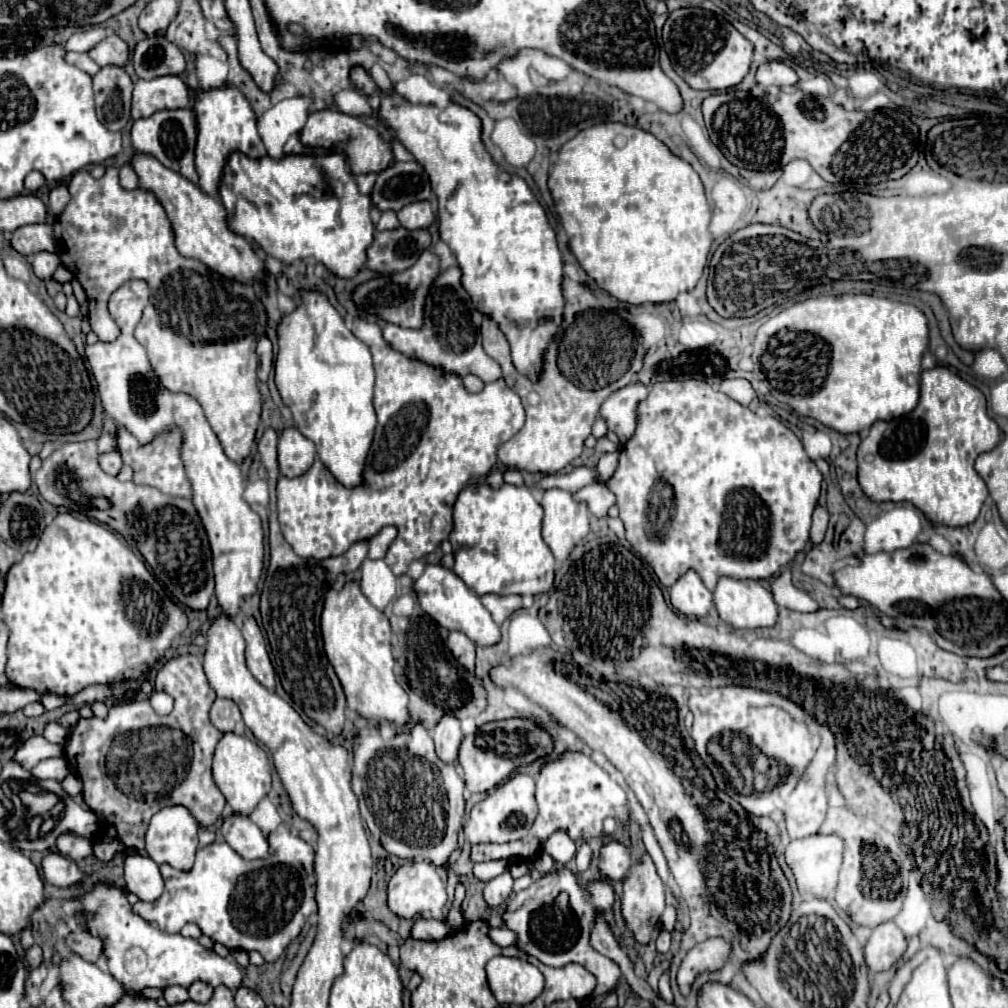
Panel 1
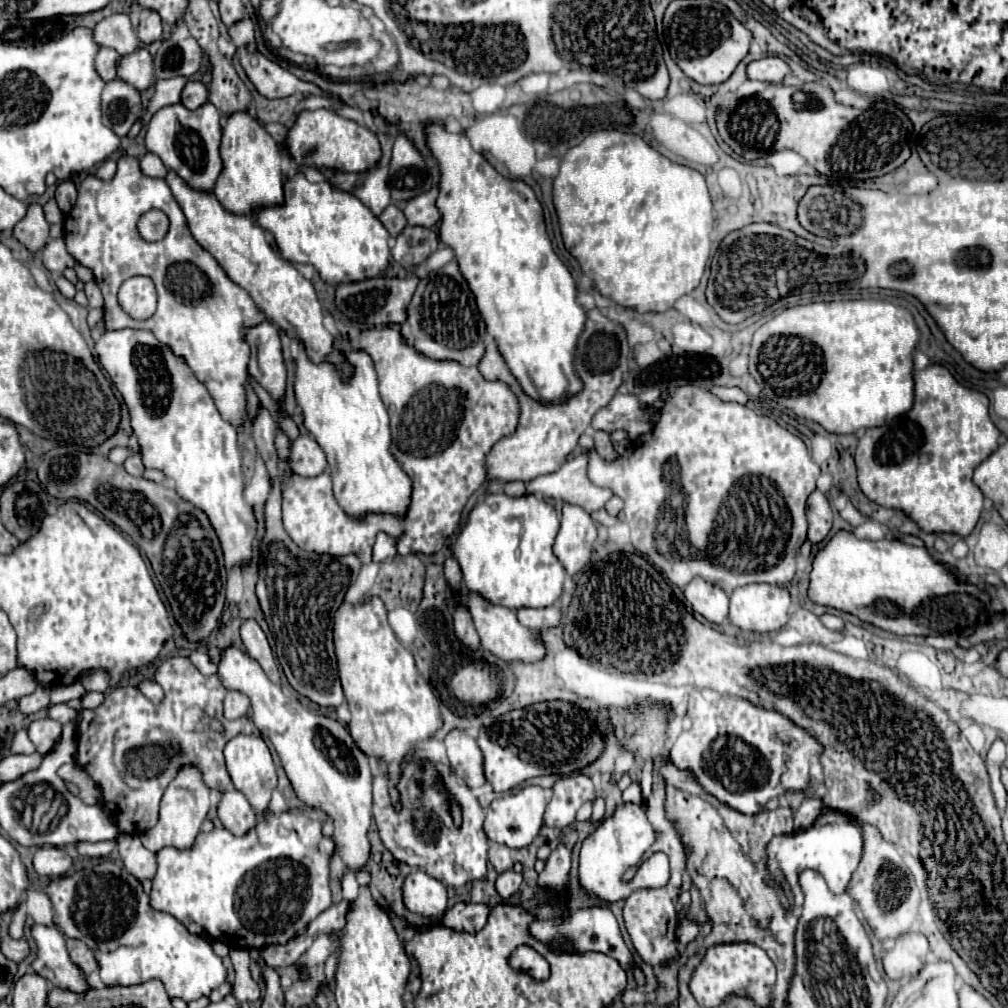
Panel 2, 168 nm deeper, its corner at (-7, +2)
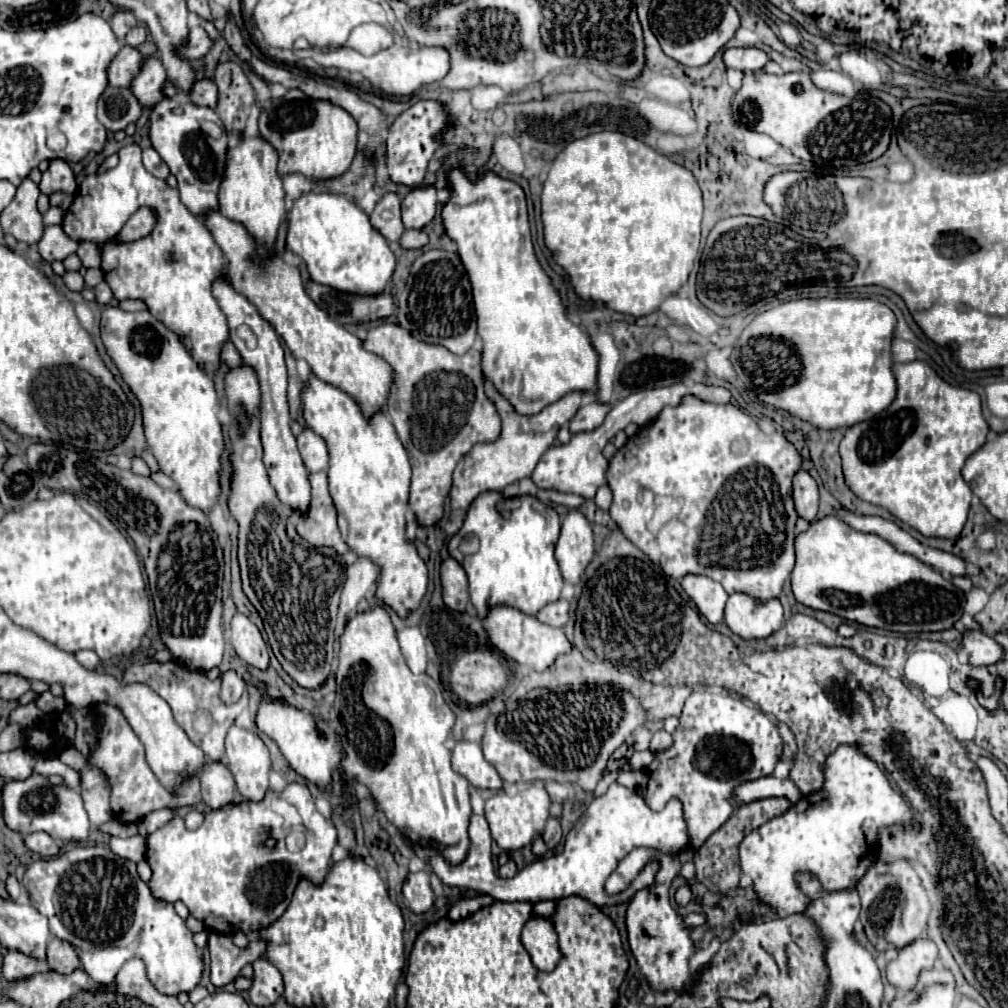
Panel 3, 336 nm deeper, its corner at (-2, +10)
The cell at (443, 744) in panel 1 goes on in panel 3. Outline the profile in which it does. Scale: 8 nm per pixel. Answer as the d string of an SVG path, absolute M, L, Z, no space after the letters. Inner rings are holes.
M458 741L452 749L452 769L464 775L478 789L502 789L504 781L496 773L494 765L482 755L480 743Z

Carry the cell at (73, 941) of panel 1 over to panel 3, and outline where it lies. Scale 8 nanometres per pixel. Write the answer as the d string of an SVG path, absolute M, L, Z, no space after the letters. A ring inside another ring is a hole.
M56 937L48 941L48 961L46 963L56 973L72 973L74 969L80 967L76 949L70 943L56 939Z

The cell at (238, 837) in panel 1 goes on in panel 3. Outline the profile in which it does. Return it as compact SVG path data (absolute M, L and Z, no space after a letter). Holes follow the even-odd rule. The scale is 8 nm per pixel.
M224 761L204 763L200 769L200 785L202 785L202 799L210 809L220 809L232 803L236 783Z

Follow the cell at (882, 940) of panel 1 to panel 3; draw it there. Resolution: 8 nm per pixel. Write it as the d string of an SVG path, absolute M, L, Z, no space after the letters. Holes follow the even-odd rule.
M920 937L914 943L898 951L898 959L888 963L886 977L898 991L912 991L918 983L918 975L924 969L932 969L938 959L938 947L934 941Z

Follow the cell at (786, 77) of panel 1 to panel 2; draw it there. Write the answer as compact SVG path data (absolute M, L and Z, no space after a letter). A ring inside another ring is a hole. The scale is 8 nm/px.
M765 57L765 59L753 61L753 63L747 65L749 79L767 81L767 83L773 83L773 85L781 83L789 73L791 73L789 65L779 57Z

